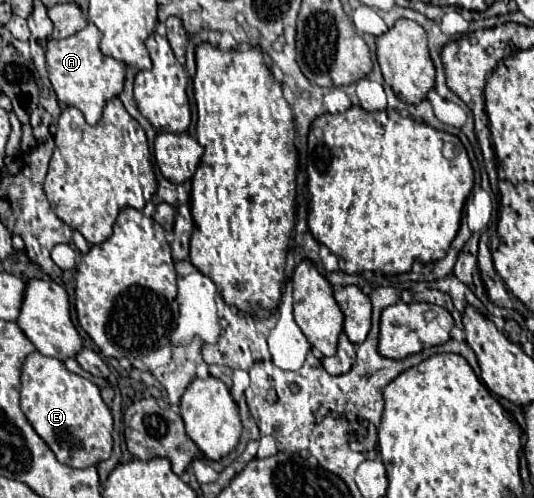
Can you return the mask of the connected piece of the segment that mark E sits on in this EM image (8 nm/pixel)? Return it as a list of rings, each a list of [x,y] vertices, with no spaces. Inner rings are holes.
[[[38,350],[22,364],[20,406],[36,434],[48,444],[56,458],[72,468],[96,466],[112,454],[112,412],[100,396],[100,388],[66,370],[58,358],[48,358]]]

